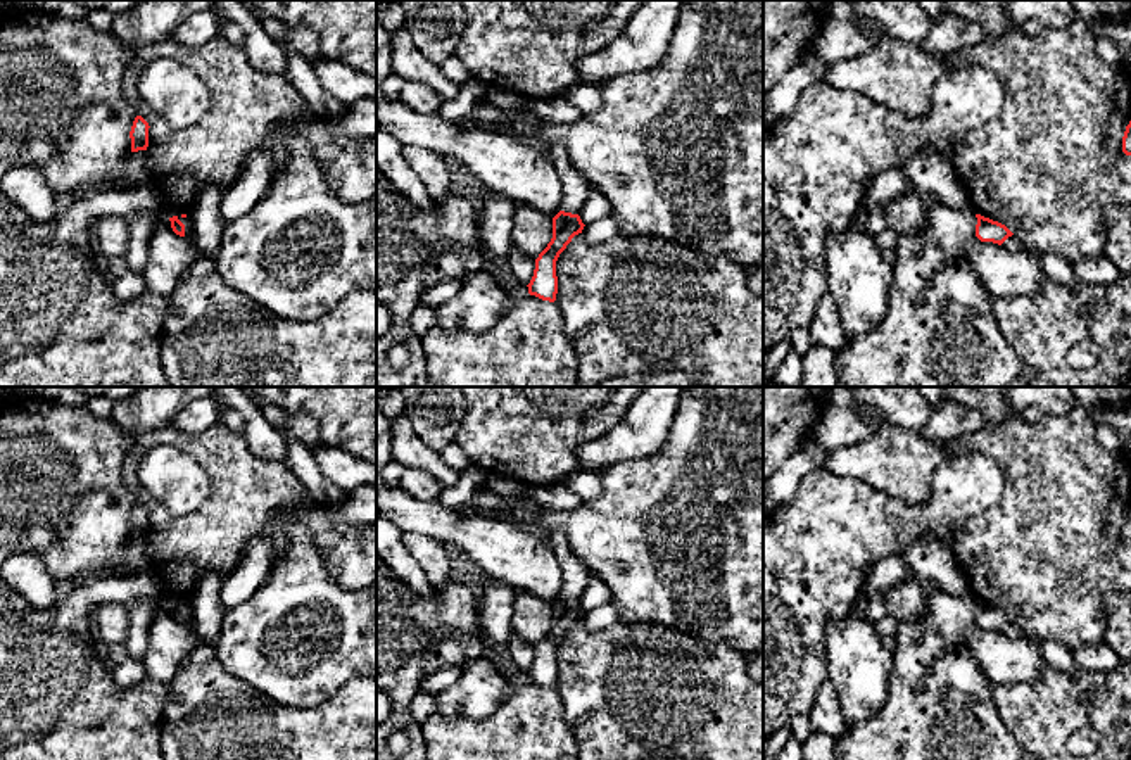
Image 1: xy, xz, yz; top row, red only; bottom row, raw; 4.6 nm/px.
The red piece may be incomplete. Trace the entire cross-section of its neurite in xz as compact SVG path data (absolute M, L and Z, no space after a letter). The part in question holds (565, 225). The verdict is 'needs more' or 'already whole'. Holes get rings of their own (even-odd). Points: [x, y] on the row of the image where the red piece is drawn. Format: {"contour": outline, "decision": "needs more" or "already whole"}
{"contour": "M559 211L553 218L553 238L547 247L535 259L534 276L530 280L528 294L542 301L554 302L558 294L556 261L566 249L572 238L584 230L578 214Z", "decision": "already whole"}

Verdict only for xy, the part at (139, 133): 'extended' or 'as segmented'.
as segmented

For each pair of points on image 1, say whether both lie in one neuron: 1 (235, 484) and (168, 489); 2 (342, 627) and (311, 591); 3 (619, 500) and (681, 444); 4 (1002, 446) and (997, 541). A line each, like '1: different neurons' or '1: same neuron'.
1: different neurons
2: same neuron
3: same neuron
4: same neuron

